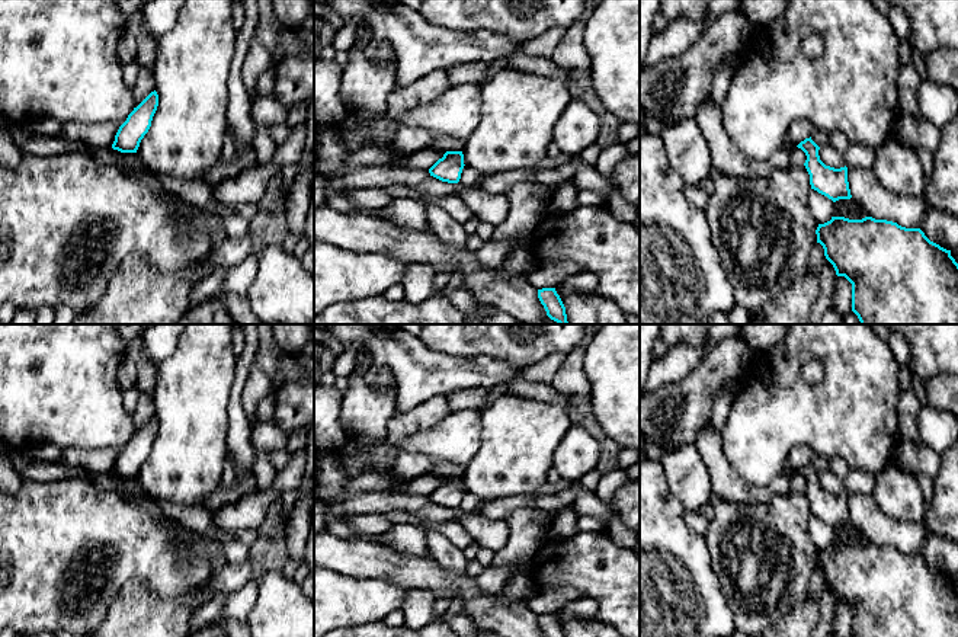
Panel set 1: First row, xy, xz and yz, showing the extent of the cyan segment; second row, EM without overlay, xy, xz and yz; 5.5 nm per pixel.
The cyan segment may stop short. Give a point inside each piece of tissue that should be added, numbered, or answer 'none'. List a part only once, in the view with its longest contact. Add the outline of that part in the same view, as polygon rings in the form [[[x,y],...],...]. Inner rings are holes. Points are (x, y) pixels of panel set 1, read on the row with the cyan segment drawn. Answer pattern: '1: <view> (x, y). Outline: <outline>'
none

